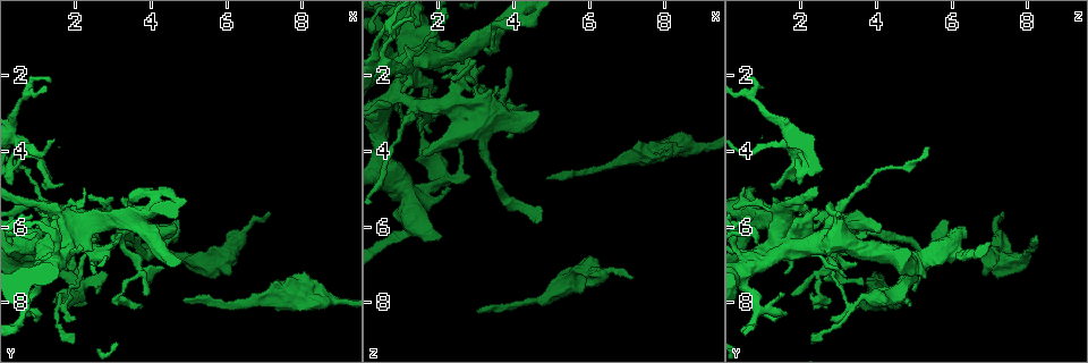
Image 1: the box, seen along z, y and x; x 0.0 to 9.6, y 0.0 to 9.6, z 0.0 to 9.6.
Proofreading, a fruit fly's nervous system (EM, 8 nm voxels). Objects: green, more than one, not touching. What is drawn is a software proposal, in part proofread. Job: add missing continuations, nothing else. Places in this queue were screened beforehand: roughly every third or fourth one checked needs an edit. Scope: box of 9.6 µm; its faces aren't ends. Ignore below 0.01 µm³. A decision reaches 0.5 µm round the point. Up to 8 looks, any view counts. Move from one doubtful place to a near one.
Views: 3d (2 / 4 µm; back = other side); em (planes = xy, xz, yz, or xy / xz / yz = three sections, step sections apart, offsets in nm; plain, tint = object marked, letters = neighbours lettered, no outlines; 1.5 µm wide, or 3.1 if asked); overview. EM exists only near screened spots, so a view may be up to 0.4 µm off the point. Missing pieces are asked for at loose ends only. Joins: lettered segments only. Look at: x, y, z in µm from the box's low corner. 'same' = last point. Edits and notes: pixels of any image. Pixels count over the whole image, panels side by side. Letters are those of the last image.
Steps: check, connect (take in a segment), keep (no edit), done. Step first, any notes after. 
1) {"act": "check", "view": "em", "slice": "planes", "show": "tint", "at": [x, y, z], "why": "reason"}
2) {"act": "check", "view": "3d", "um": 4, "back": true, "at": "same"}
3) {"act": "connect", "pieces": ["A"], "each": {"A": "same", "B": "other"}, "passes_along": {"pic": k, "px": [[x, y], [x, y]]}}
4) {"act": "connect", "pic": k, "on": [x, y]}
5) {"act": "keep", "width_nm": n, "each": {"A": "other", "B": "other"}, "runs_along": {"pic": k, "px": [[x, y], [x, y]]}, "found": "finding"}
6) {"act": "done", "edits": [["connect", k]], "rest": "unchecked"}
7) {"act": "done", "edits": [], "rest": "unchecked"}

{"act": "check", "view": "3d", "um": 2, "at": [3.05, 6.25, 8.20], "why": "long arm stops here"}

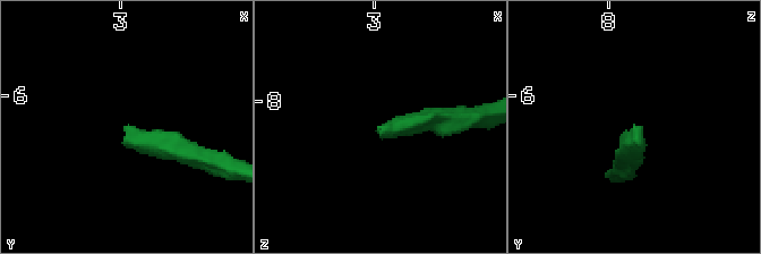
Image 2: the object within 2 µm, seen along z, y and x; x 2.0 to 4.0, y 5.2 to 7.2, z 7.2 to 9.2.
{"act": "check", "view": "em", "slice": "xy", "step": 4, "show": "tint", "at": [3.04, 6.26, 8.18]}

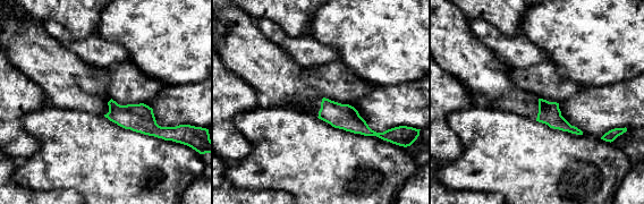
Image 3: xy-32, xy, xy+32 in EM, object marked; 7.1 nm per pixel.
{"act": "check", "view": "em", "slice": "planes", "show": "letters", "at": "same", "why": "another direction"}

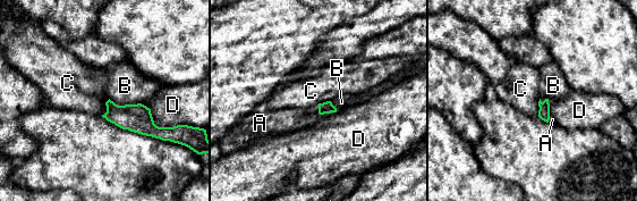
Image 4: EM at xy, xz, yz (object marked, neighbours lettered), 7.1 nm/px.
{"act": "connect", "pieces": ["A"], "each": {"A": "same", "B": "other", "C": "other", "D": "other"}, "passes_along": {"pic": 4, "px": [[327, 107], [319, 109], [286, 120]]}, "found": "the cell continues"}

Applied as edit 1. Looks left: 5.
{"act": "check", "view": "3d", "um": 2, "at": [2.85, 7.30, 4.70], "why": "branch stops here"}

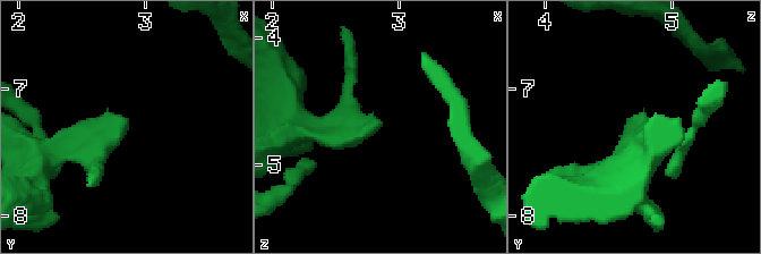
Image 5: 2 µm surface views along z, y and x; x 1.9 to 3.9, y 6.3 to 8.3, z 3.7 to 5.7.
{"act": "check", "view": "em", "slice": "planes", "show": "letters", "at": [2.86, 7.32, 4.66], "why": "now the EM"}

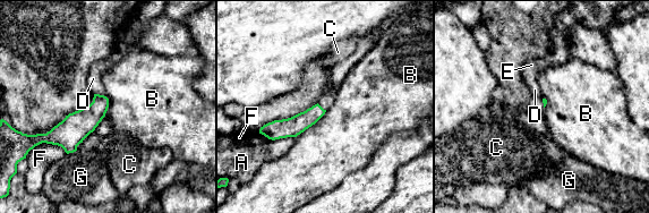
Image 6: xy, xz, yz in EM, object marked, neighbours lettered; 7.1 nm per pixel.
{"act": "keep", "each": {"A": "other", "B": "other", "C": "other", "D": "other", "E": "other", "F": "other", "G": "other"}, "runs_along": {"pic": 6, "px": [[321, 111], [292, 127], [263, 130]]}, "found": "no lettered segment goes on from it"}

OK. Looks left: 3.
{"act": "check", "view": "em", "slice": "yz", "step": 4, "show": "letters", "at": [4.85, 7.90, 4.70], "why": "free end"}

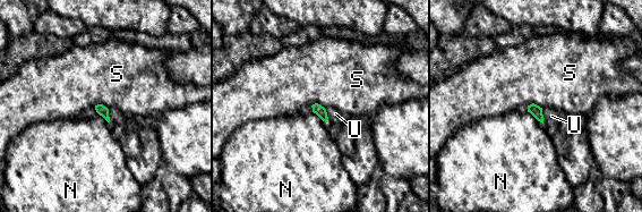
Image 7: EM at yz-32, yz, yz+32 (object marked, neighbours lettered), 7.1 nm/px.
{"act": "check", "view": "em", "slice": "planes", "show": "letters", "at": "same", "why": "another direction"}

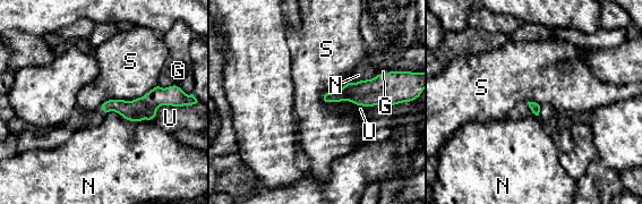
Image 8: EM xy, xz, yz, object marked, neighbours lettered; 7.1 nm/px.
{"act": "keep", "each": {"G": "other", "N": "other", "S": "other", "U": "other"}, "border": {"pic": 8, "px": [[156, 85], [100, 108]]}, "found": "none of them fits"}

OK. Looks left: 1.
{"act": "done", "edits": [["connect", 4]], "rest": "unchecked"}

